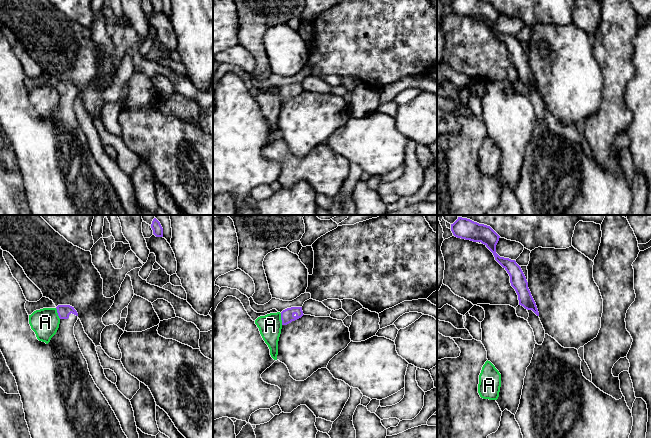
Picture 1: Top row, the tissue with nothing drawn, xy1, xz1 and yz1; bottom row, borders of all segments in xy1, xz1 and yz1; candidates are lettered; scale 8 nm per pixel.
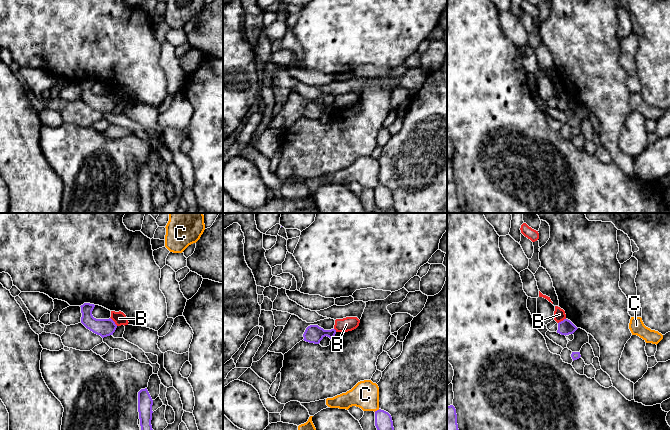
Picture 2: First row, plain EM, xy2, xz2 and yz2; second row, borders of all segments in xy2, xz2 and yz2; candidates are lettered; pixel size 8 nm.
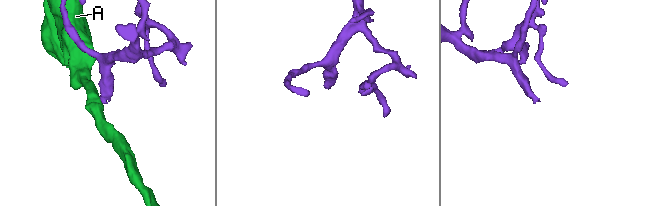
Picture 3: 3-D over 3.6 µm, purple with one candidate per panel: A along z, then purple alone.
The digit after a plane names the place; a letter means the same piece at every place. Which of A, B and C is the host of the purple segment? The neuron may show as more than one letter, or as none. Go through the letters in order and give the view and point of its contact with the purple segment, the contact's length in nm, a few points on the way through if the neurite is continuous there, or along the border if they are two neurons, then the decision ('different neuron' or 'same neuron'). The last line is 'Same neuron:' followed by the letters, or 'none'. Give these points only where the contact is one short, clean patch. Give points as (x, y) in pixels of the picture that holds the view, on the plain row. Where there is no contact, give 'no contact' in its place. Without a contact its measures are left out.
A: meets purple in xz1 at (281, 95); contact 100 nm long; border along xz1 (280, 89), (282, 100); different neuron
B: meets purple in xy2 at (113, 97); contact 90 nm long; border along xy2 (110, 93), (117, 101); different neuron
C: meets purple in xz2 at (377, 186); contact 50 nm long; border along xz2 (379, 185), (374, 187); different neuron
Same neuron: none

